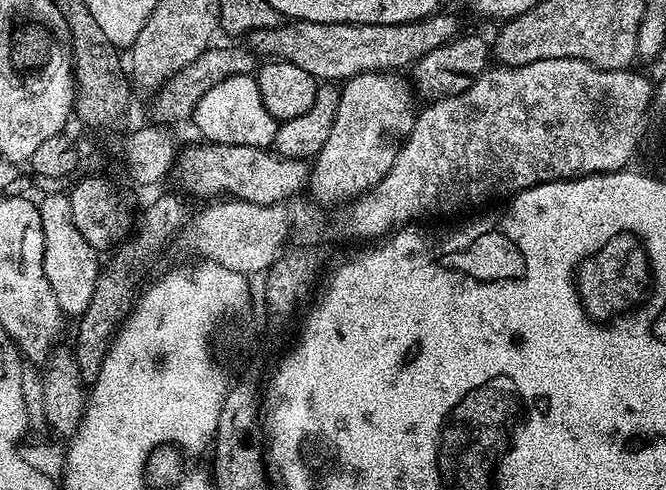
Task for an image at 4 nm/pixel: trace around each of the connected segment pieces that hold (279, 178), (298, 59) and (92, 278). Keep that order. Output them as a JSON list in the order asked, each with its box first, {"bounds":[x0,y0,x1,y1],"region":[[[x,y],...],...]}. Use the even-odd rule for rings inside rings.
[{"bounds":[179,142,310,204],"region":[[[199,142],[193,148],[179,153],[180,184],[192,196],[208,198],[231,198],[255,204],[281,204],[297,195],[299,188],[308,183],[310,164],[306,160],[295,160],[277,156],[275,151],[254,146],[230,146]]]},{"bounds":[247,10,461,82],"region":[[[441,10],[409,24],[327,24],[293,20],[276,28],[249,32],[247,47],[260,58],[285,60],[306,70],[318,82],[343,82],[367,72],[396,72],[411,69],[430,50],[451,44],[461,35],[460,20]]]},{"bounds":[38,194,102,318],"region":[[[48,194],[39,201],[38,207],[42,218],[42,234],[44,235],[44,257],[42,266],[46,270],[46,282],[50,282],[50,290],[54,290],[54,298],[58,298],[58,306],[65,317],[79,318],[90,306],[94,298],[96,280],[100,277],[102,260],[99,260],[97,249],[82,238],[78,226],[74,226],[74,217],[70,210],[67,195]]]}]

